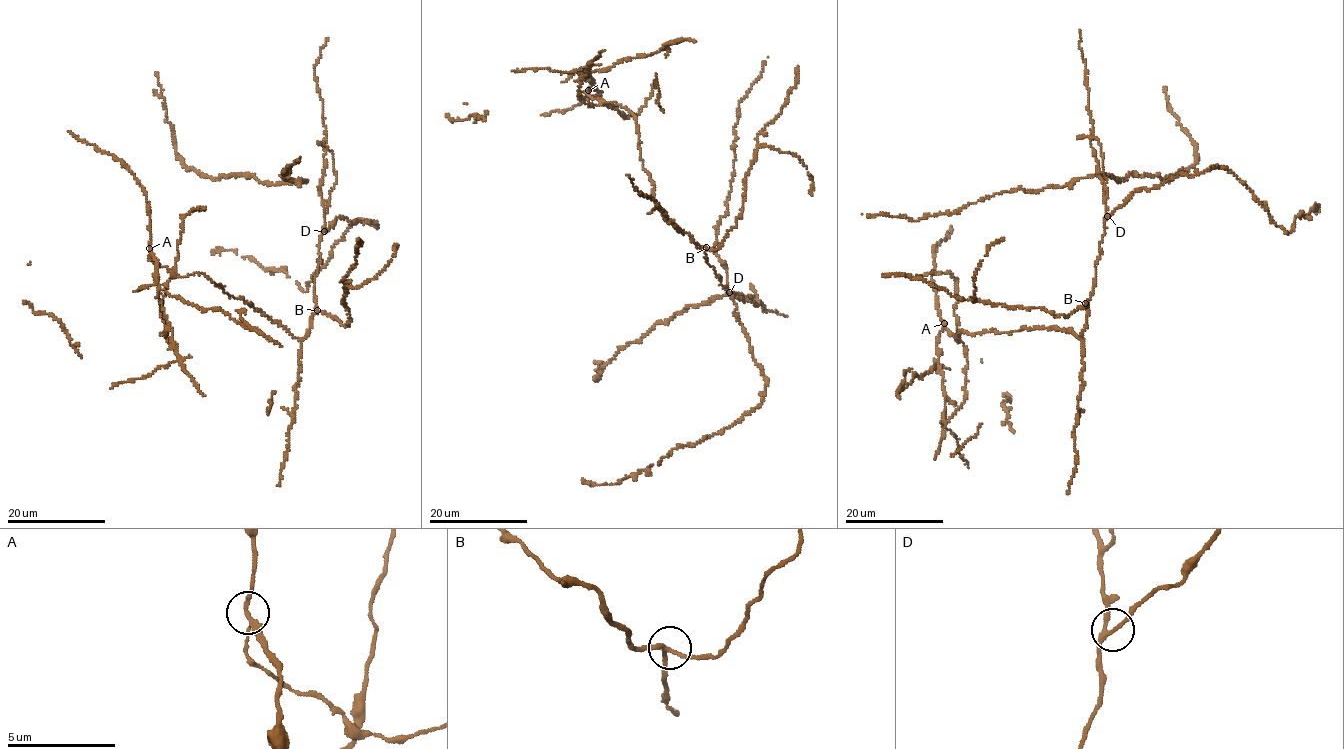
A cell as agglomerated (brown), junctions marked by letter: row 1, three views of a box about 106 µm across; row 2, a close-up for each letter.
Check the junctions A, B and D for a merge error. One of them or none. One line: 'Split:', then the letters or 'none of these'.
Split: A

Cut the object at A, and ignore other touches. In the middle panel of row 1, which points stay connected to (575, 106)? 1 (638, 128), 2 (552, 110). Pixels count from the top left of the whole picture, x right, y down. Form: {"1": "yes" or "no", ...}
{"1": "yes", "2": "yes"}

